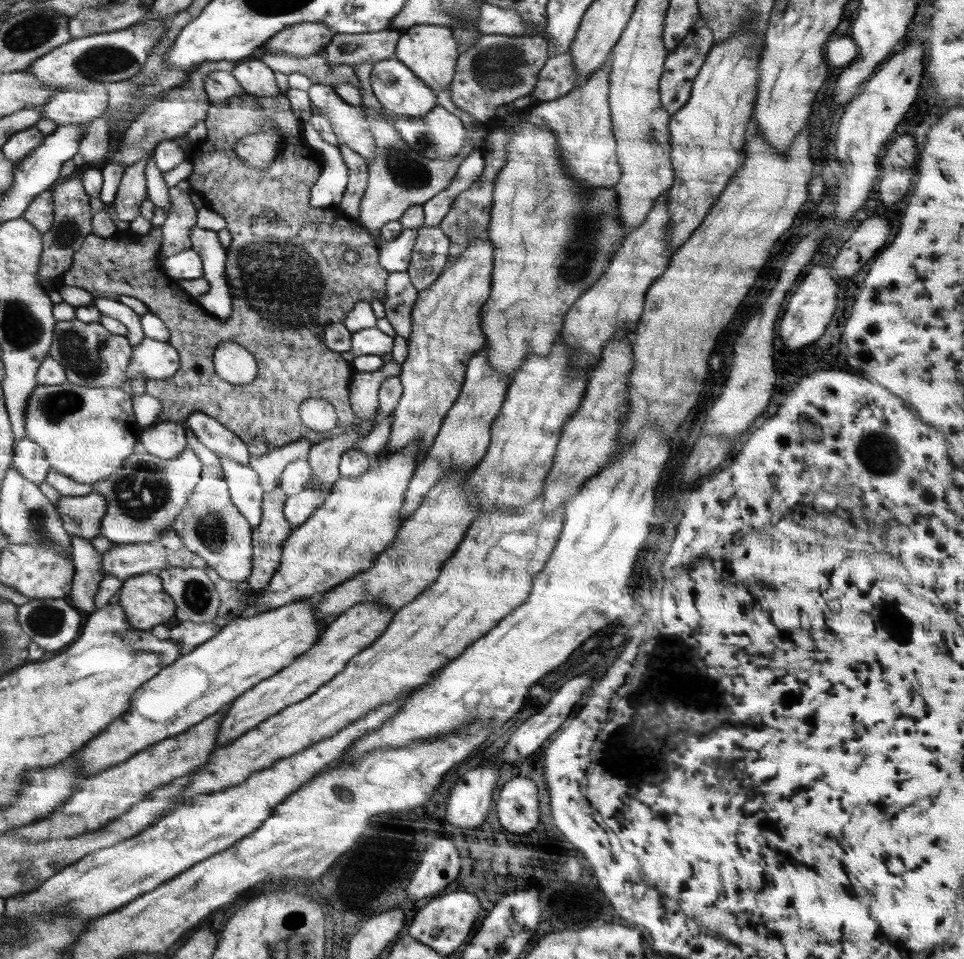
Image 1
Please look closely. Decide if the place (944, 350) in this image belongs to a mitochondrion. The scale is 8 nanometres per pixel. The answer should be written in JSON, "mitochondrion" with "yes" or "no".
{"mitochondrion":"no"}

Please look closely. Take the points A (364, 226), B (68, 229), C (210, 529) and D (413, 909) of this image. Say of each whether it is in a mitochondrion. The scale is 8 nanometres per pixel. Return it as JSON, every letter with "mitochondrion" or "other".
{"A":"other","B":"mitochondrion","C":"mitochondrion","D":"other"}

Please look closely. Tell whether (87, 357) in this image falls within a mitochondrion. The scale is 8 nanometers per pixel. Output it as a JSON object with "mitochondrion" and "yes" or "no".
{"mitochondrion":"yes"}

